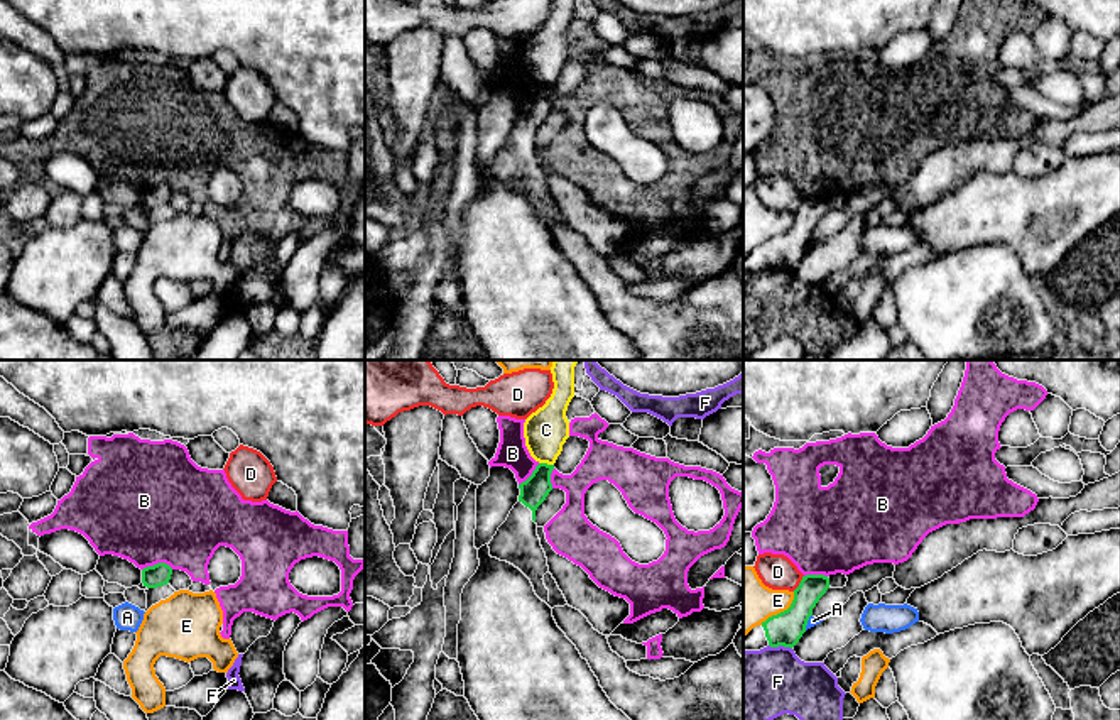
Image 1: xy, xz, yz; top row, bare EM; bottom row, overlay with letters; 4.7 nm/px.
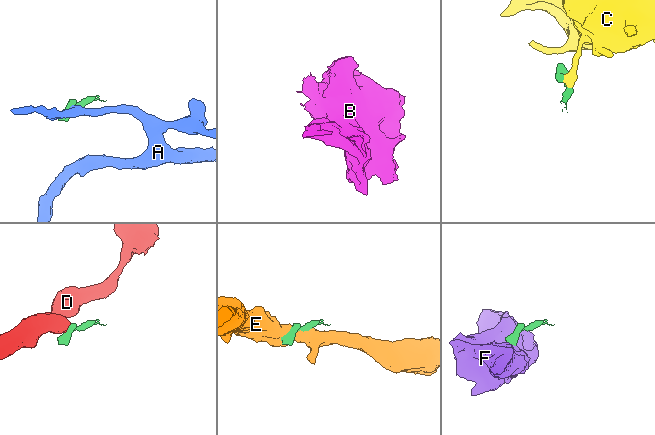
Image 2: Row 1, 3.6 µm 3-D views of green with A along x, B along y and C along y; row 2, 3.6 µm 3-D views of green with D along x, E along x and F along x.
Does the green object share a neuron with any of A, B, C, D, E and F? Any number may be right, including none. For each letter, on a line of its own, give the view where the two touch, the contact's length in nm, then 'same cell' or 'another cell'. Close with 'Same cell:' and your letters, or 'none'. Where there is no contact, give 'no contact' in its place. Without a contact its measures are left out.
A: contact in yz; length 90 nm; another cell
B: contact in xy; length 150 nm; another cell
C: contact in xz; length 70 nm; another cell
D: contact in yz; length 90 nm; another cell
E: contact in yz; length 220 nm; another cell
F: contact in yz; length 110 nm; another cell
Same cell: none

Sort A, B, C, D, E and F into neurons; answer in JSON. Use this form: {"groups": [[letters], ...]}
{"groups": [["A"], ["B"], ["C"], ["D"], ["E"], ["F"]]}

